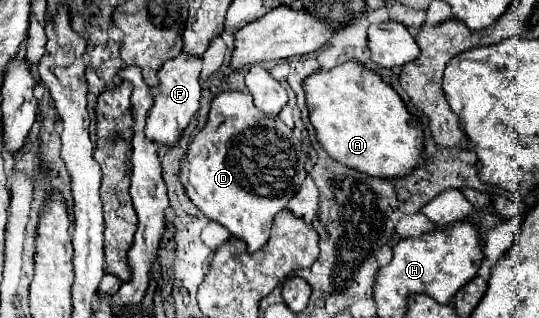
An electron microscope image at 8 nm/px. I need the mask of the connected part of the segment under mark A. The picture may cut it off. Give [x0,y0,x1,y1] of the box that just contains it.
[304,62,424,178]

